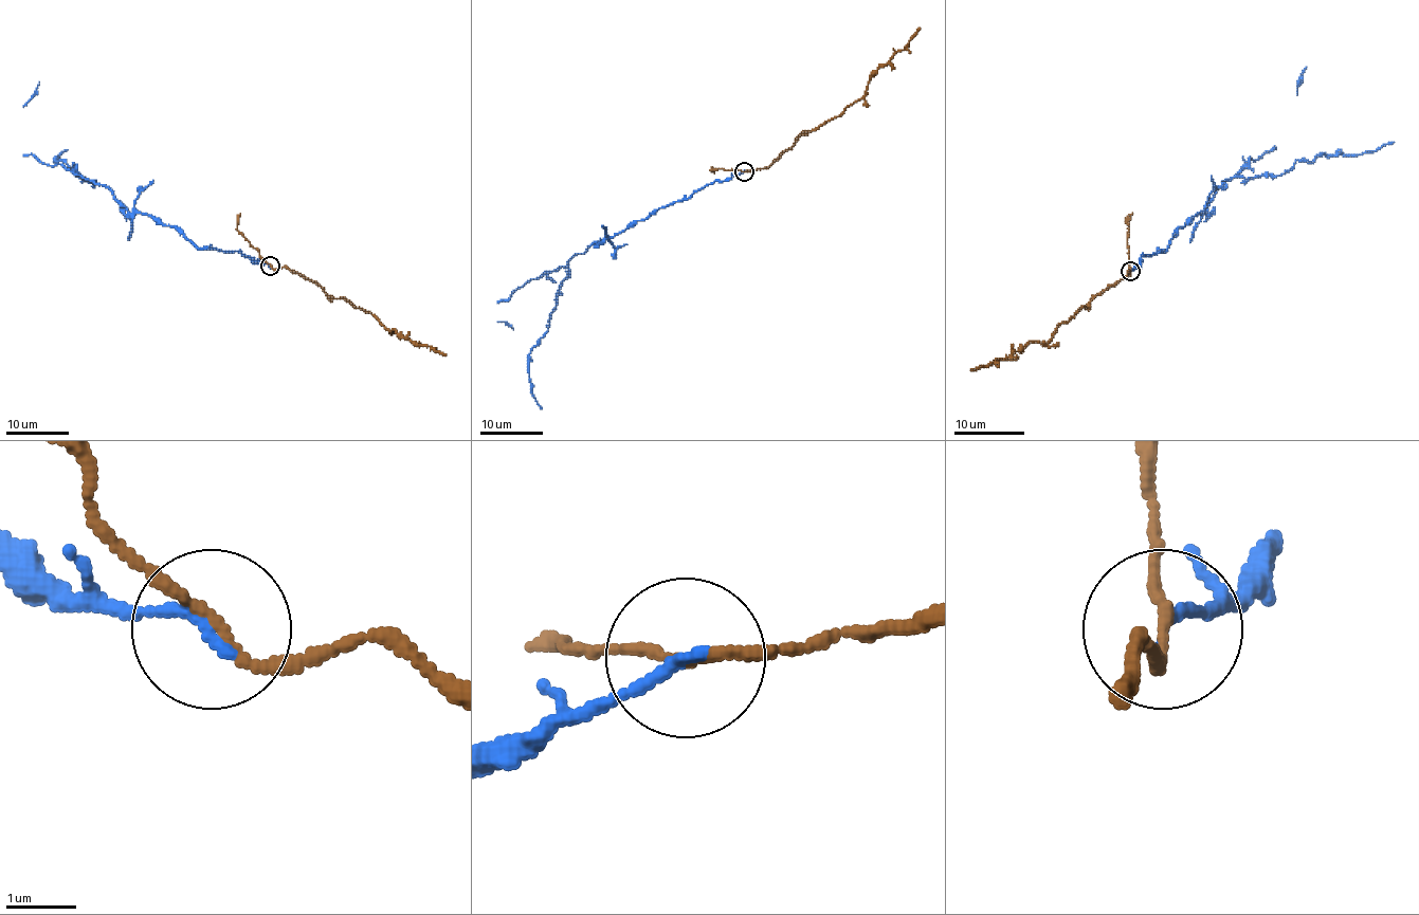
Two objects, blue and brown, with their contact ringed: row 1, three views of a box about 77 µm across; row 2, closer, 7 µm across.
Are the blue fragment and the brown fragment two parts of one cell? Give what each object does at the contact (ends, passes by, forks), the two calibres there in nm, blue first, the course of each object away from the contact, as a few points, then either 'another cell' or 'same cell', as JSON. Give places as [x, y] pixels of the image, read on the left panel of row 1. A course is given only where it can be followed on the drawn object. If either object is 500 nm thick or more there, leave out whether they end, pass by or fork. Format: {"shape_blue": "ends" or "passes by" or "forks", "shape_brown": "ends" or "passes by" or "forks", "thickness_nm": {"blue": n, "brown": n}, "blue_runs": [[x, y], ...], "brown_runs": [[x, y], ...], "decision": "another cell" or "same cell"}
{"shape_blue": "ends", "shape_brown": "passes by", "thickness_nm": {"blue": 180, "brown": 140}, "blue_runs": [[270, 266], [199, 248], [131, 213], [75, 165], [55, 162], [68, 149]], "brown_runs": [[270, 266], [297, 272], [333, 298], [375, 315], [388, 330], [446, 355]], "decision": "another cell"}

